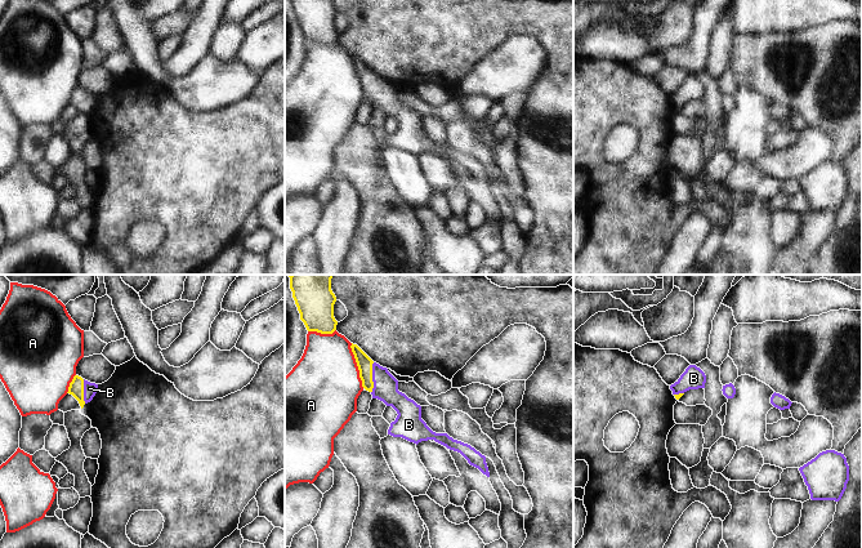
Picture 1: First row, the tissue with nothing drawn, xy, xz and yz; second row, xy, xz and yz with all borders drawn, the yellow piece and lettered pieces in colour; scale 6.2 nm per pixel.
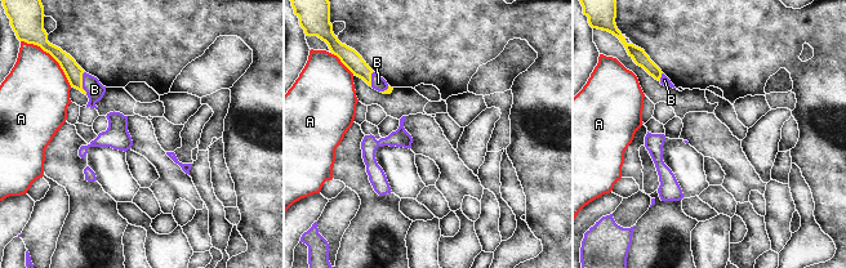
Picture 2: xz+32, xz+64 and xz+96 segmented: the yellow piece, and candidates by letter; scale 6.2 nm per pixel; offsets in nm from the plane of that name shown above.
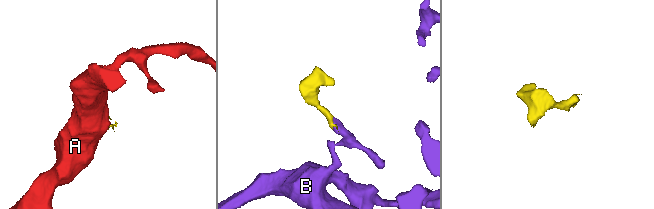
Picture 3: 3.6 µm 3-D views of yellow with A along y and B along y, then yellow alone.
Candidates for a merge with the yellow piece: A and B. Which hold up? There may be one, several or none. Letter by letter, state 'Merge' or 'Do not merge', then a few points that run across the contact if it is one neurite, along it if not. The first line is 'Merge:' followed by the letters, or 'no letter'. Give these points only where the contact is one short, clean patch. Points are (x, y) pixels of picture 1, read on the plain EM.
Merge: B
A: Do not merge
B: Merge. Line: xz (365, 75), (371, 89), (385, 98).

